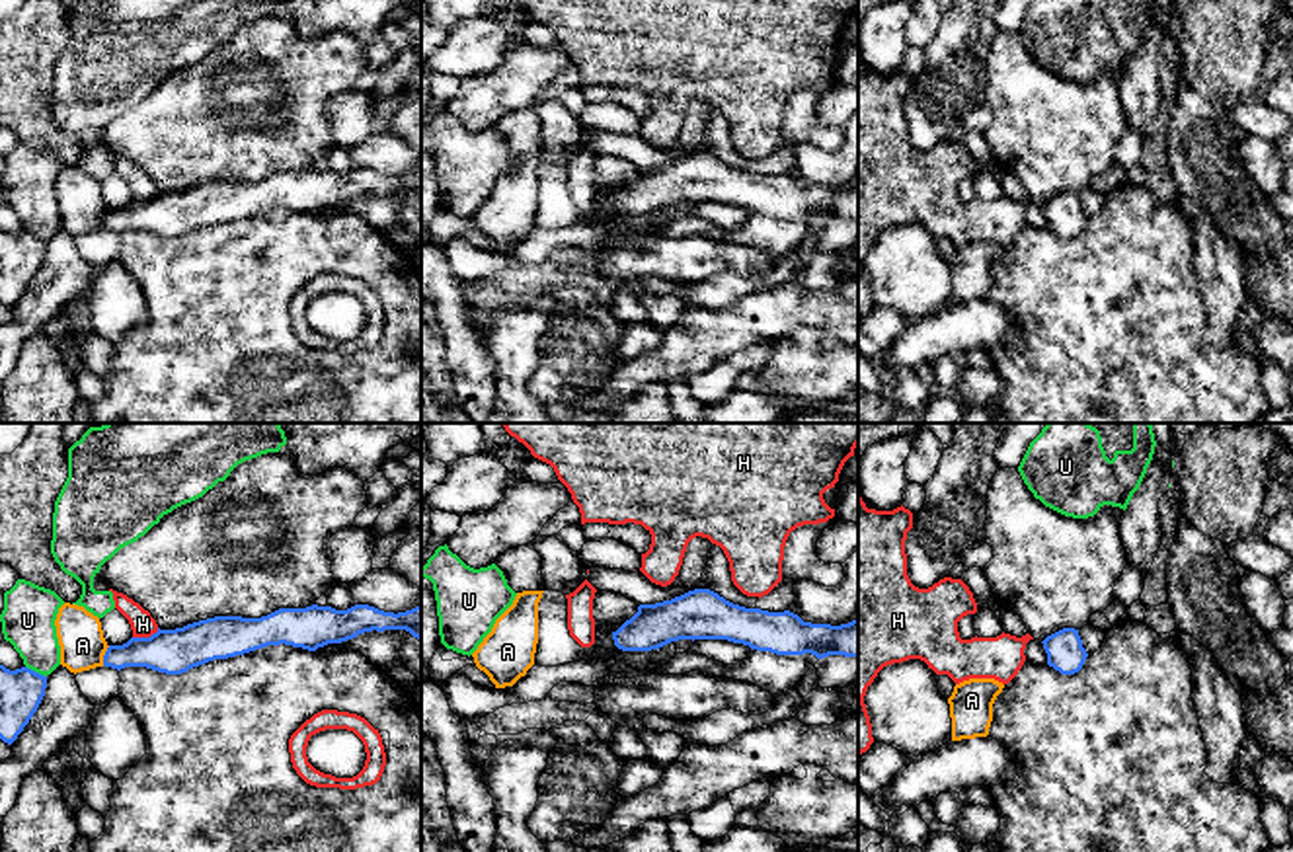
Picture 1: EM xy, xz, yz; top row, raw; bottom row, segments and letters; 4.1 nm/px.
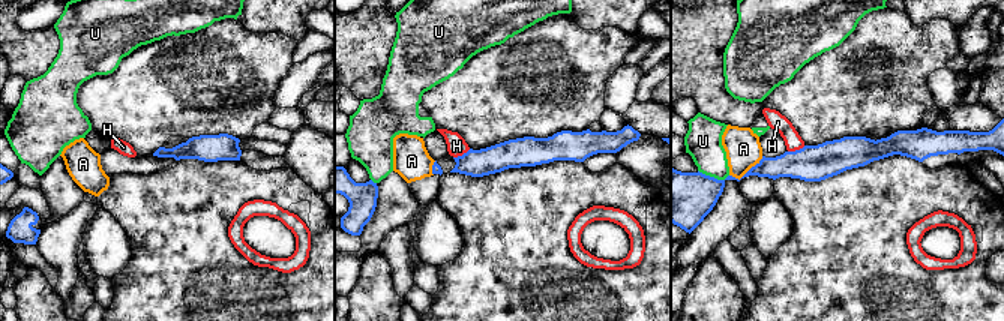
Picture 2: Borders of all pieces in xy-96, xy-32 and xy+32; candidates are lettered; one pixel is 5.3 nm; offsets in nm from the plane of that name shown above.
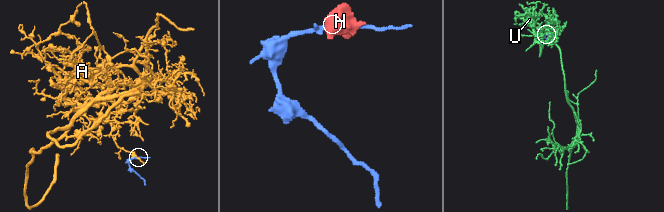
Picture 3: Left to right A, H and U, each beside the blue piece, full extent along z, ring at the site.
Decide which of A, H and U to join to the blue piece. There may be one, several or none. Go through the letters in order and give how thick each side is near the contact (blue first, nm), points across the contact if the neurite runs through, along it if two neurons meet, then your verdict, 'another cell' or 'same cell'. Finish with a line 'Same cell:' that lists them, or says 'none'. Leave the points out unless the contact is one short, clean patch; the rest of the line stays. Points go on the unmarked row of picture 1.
A: 170 nm thick on the blue side, 190 nm on the other; border along xy (110, 209), (102, 229); another cell
H: 190 nm thick on the blue side, 100 nm on the other; border along xy (158, 192), (149, 199), (133, 201); another cell
U: 180 nm thick on the blue side, 220 nm on the other; border along xy (26, 229), (45, 240); another cell
Same cell: none

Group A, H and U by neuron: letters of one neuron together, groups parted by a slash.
A / H / U

